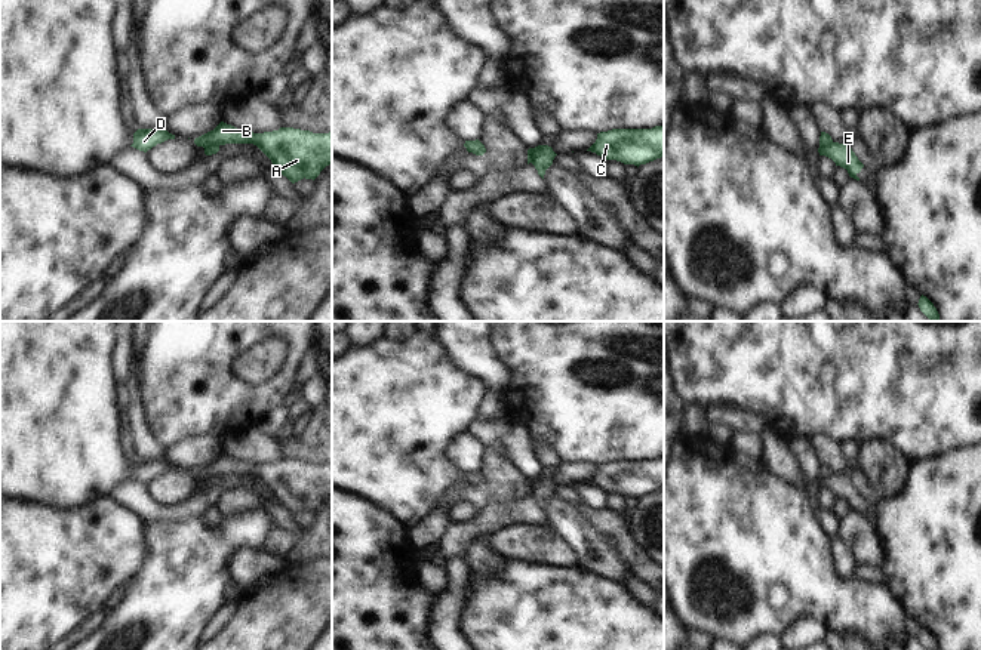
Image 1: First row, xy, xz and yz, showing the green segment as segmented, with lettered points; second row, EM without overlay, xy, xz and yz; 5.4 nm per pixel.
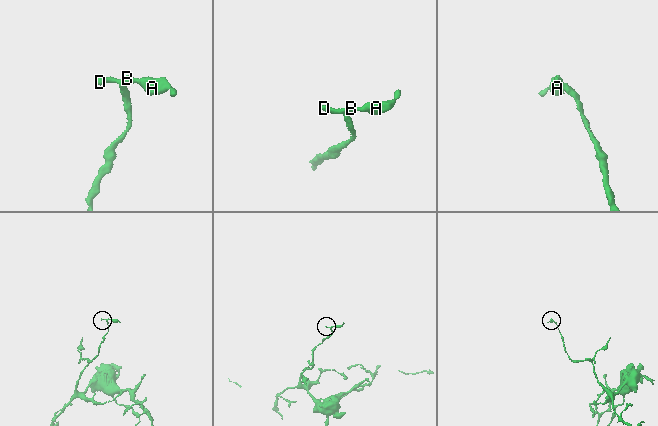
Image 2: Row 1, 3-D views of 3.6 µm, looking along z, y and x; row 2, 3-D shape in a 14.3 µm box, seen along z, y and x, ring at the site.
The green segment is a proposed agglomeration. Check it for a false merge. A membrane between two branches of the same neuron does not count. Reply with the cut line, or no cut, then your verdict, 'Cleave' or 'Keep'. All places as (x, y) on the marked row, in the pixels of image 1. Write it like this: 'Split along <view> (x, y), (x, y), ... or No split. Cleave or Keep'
Split along yz (833, 142), (820, 147). Cleave

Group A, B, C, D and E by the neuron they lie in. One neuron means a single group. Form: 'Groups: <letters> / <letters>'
Groups: A B C D / E

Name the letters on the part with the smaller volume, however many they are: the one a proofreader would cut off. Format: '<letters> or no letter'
A, B, C, D

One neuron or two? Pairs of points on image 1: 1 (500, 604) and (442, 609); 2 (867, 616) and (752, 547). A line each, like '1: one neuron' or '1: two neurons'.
1: two neurons
2: one neuron

